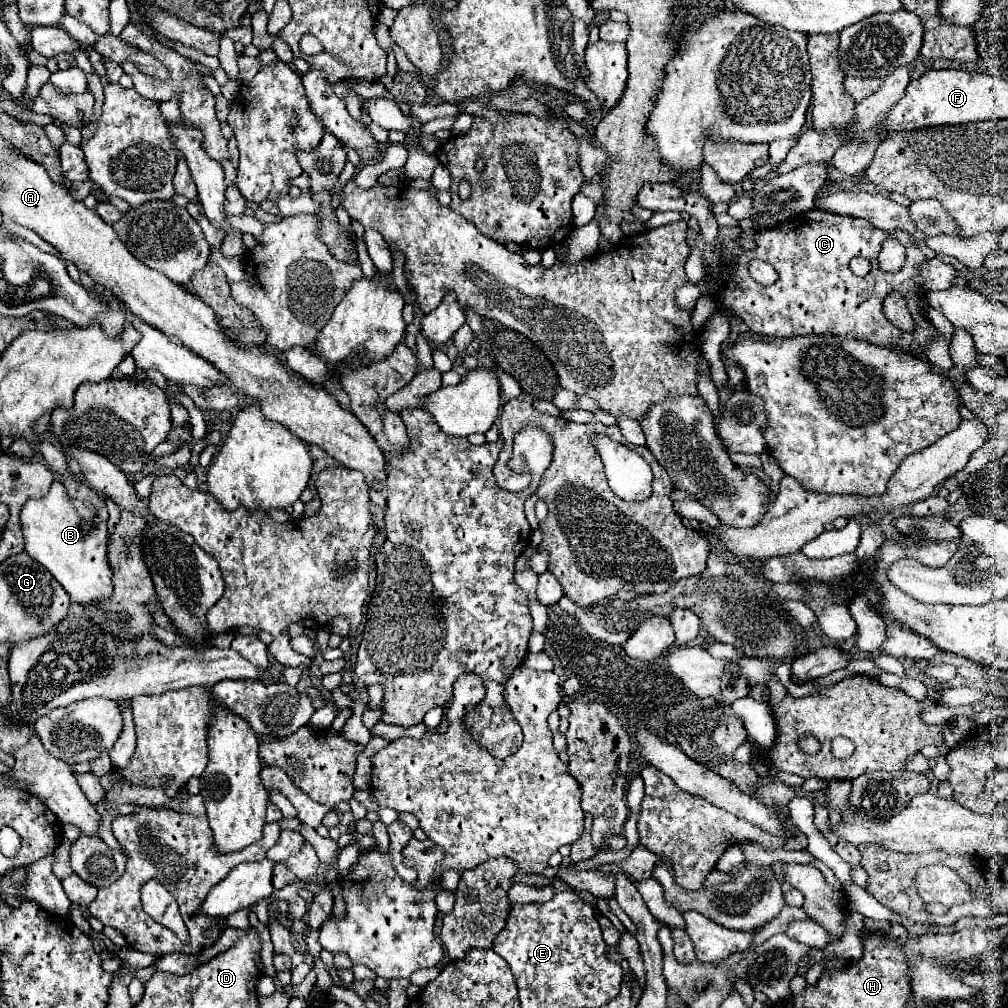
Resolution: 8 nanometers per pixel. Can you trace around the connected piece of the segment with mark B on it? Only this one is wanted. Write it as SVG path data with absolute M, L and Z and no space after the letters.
M53 482L47 496L25 502L21 526L25 552L55 576L71 602L85 606L113 596L113 570L107 560L107 524L85 508L83 502L71 500L63 484Z

